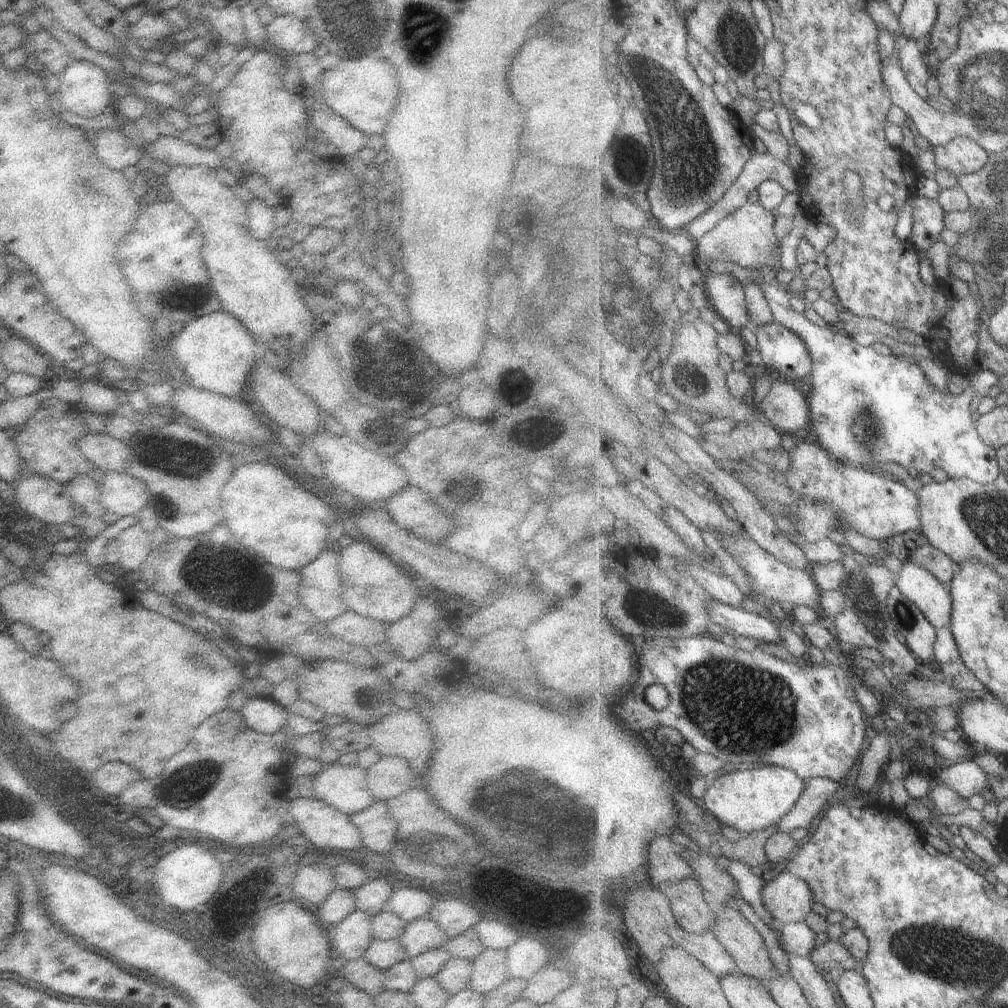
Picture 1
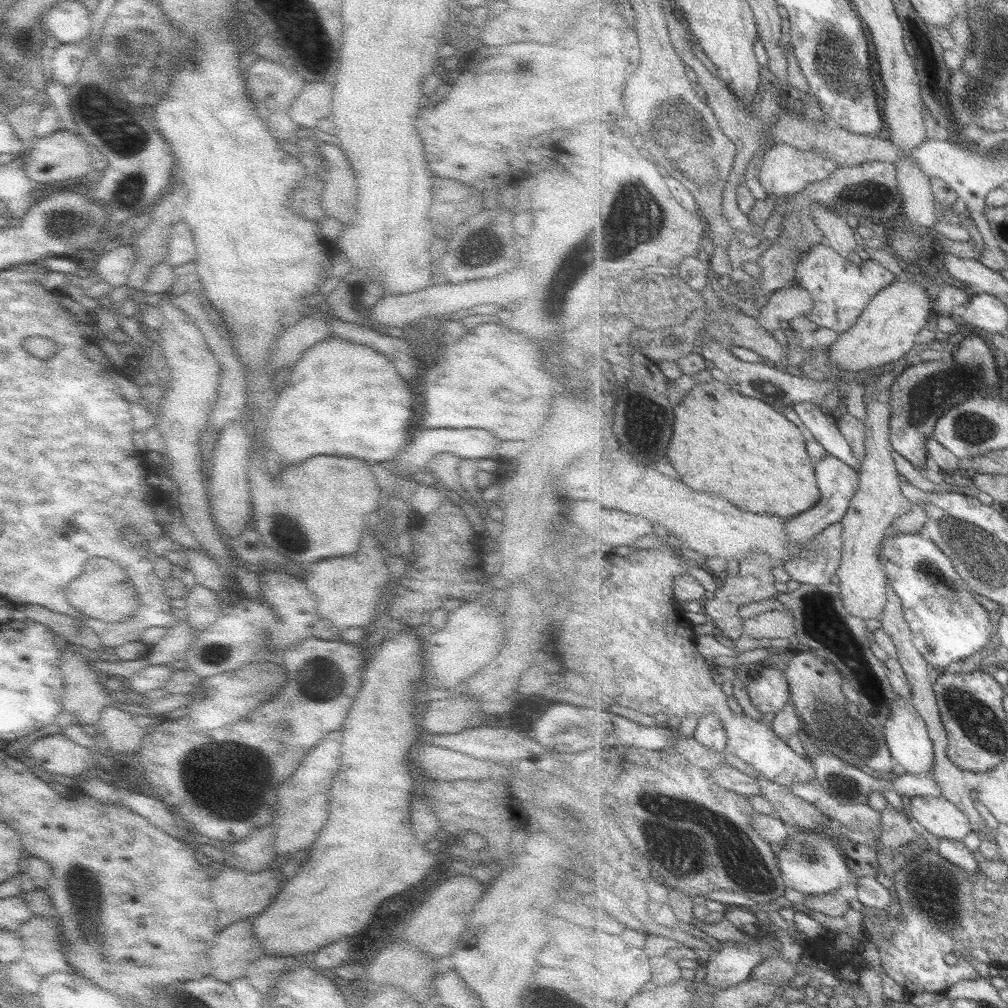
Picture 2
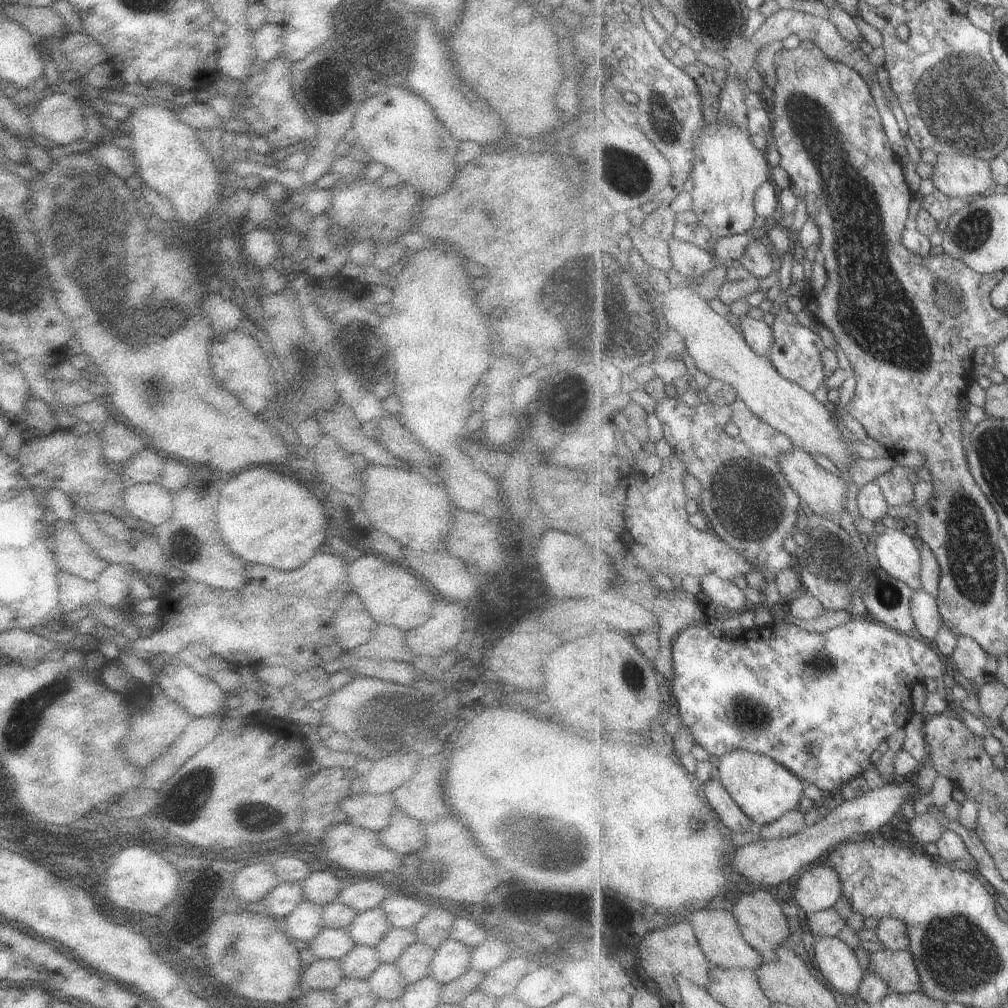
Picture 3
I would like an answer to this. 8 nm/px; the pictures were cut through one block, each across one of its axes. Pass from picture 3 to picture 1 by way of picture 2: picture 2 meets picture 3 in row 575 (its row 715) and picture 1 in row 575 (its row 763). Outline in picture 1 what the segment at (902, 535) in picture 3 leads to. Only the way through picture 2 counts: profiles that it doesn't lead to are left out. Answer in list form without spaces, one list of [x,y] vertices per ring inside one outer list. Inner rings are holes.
[[[913,562],[903,563],[896,576],[896,586],[919,606],[935,629],[950,628],[954,600],[950,588],[933,573]]]

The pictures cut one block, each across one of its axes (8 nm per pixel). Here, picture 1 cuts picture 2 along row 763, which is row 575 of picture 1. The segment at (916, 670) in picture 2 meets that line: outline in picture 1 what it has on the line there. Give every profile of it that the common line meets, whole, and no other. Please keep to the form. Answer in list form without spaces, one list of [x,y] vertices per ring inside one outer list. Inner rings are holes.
[[[931,544],[921,546],[913,554],[911,562],[933,573],[947,587],[950,587],[951,580],[958,570],[958,564],[953,561],[953,558],[950,558]]]

